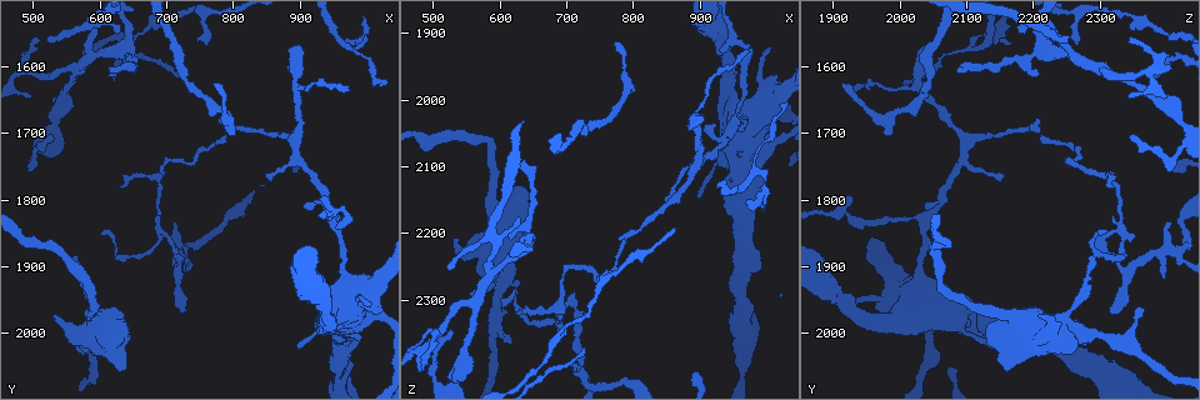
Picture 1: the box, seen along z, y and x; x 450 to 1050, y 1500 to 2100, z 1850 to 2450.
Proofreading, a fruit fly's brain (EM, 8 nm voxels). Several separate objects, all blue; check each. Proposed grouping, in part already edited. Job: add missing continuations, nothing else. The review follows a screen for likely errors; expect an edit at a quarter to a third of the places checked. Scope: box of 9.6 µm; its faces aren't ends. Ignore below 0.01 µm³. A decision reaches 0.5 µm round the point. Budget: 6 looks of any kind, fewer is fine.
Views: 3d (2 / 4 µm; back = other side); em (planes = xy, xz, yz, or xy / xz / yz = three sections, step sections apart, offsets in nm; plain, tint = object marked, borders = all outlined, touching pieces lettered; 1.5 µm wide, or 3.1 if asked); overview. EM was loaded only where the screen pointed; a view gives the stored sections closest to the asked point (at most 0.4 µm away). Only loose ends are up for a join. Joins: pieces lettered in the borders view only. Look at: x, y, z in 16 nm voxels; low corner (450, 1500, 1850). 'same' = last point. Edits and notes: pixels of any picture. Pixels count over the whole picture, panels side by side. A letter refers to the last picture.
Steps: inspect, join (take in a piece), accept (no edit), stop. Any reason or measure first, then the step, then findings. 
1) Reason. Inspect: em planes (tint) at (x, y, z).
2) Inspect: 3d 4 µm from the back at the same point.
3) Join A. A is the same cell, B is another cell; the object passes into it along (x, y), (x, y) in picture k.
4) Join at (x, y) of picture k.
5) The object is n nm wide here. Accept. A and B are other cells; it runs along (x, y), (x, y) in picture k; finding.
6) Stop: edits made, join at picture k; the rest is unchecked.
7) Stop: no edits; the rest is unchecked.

Branch stops here. Inspect: 3d 4 µm at (775, 1630, 1910).

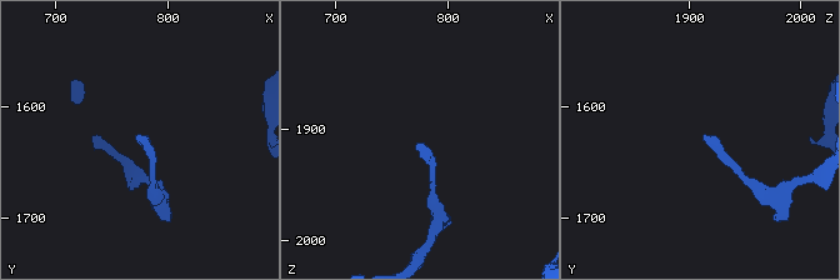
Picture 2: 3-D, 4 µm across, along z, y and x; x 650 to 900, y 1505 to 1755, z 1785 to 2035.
Inspect: em planes (tint) at (780, 1628, 1914).

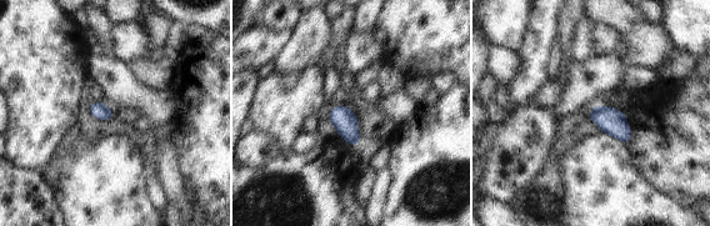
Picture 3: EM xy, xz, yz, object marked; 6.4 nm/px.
See the neighbours. Inspect: em planes (borders) at the same point.

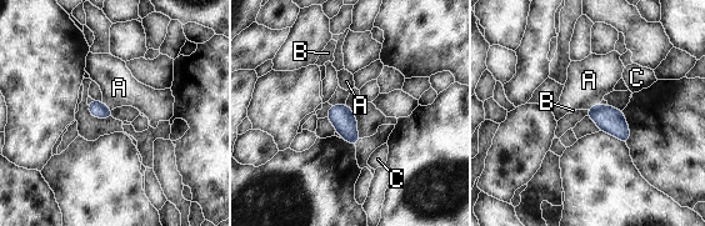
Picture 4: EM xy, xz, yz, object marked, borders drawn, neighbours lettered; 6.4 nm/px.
Accept. A, B and C are other cells; a border runs along (100, 101), (113, 109) in picture 4; no lettered piece goes on from it.

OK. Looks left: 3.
Tapers out. Inspect: 3d 4 µm at (525, 1565, 2250).

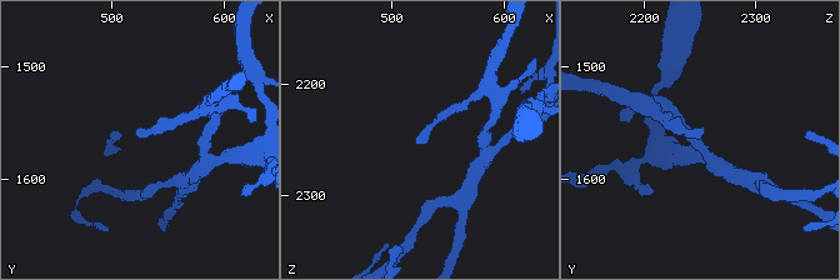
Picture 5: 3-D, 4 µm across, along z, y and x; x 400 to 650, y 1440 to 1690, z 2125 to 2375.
Shape alone is not enough. Inspect: em yz step 4 (borders) at (522, 1560, 2252).

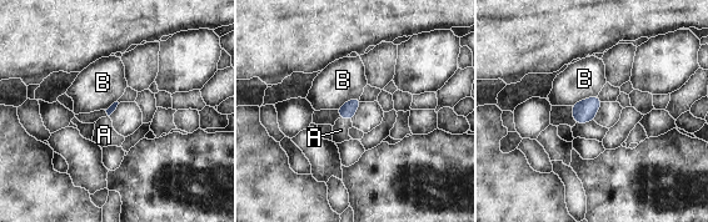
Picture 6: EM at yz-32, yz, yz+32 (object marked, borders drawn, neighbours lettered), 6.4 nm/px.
The longest contact is with B, 180 nm. Join A. A is the same cell, B is another cell; the object passes into it along (347, 111), (345, 119), (340, 130) in picture 6; it goes on there.

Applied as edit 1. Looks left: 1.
Stop: edits made, join at picture 6; the rest is unchecked.

